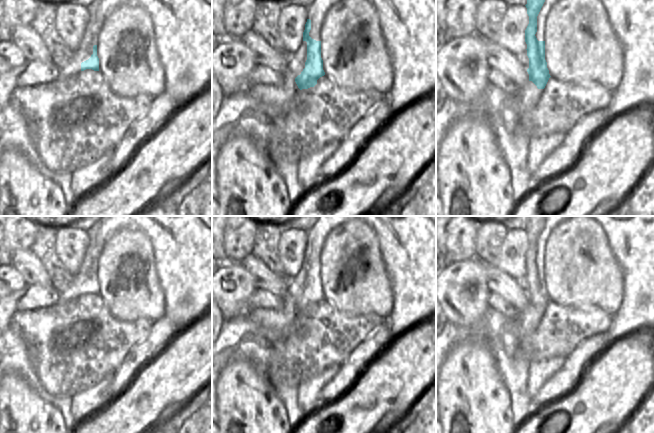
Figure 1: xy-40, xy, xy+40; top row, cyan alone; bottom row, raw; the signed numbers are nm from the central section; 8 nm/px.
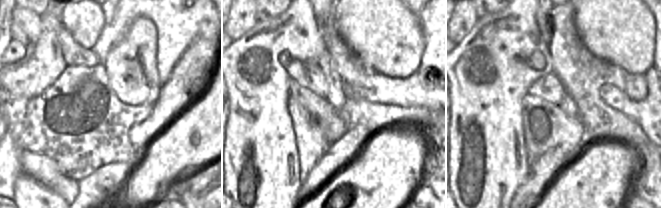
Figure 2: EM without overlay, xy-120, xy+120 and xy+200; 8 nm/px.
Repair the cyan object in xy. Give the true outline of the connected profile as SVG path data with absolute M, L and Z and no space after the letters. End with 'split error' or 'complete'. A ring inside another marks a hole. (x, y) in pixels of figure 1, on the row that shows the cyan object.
M307 19L303 32L303 41L307 42L307 60L303 71L295 78L300 90L314 87L317 84L317 80L325 75L321 58L321 41L312 39L309 36L310 30L311 20Z; complete

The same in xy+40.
M527 0L527 4L525 5L529 16L529 24L525 30L525 42L527 44L526 50L529 58L529 68L527 69L527 72L529 74L529 81L532 81L538 89L544 89L551 77L545 60L545 41L538 41L535 36L537 32L537 16L544 2L545 0Z; complete

